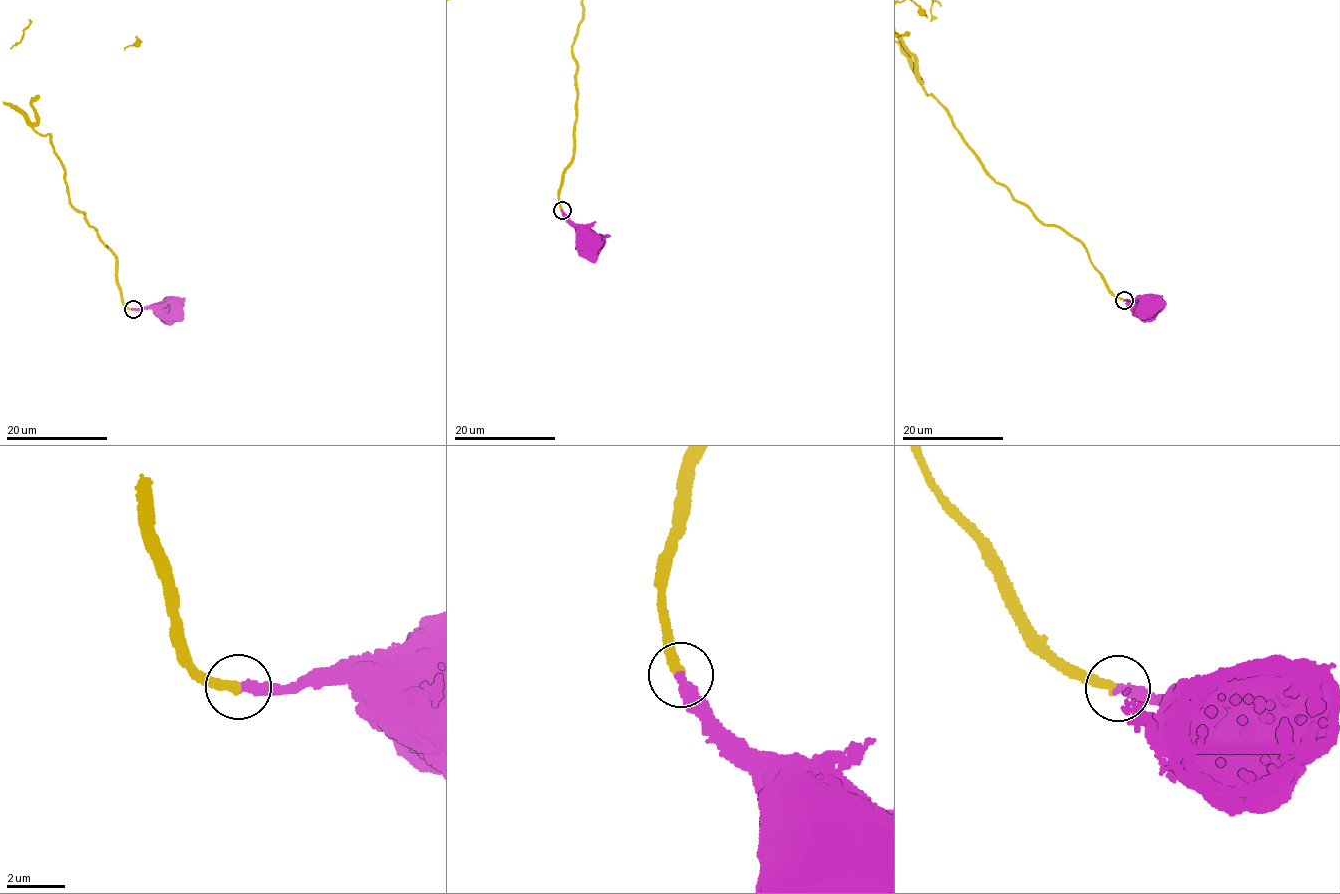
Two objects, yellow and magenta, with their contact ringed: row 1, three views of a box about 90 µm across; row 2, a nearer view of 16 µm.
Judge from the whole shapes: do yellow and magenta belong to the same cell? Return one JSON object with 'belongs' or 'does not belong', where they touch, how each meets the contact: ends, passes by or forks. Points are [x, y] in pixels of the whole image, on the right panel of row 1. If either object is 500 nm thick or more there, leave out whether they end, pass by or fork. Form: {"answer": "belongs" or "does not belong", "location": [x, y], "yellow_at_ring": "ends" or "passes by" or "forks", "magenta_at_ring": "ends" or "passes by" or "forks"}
{"answer": "belongs", "location": [1124, 300], "yellow_at_ring": "ends", "magenta_at_ring": "ends"}

